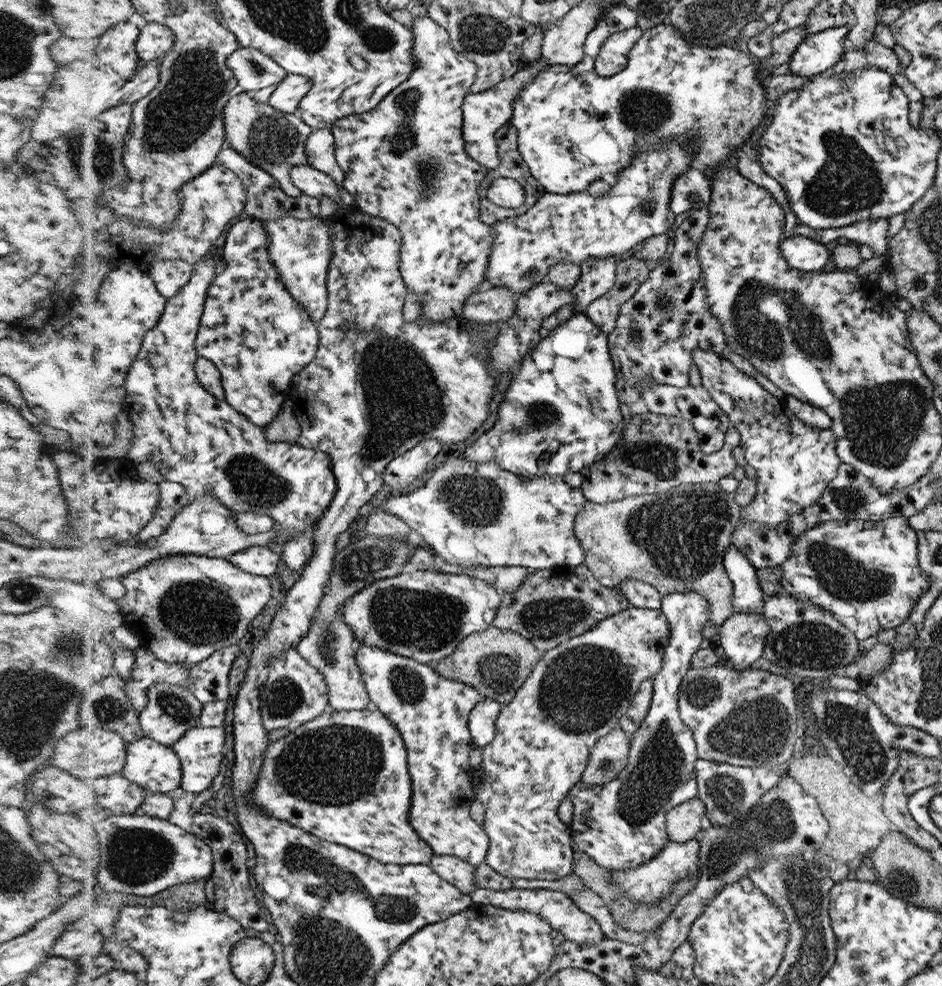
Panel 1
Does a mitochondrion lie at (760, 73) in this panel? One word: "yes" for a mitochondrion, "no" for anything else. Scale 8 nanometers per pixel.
no

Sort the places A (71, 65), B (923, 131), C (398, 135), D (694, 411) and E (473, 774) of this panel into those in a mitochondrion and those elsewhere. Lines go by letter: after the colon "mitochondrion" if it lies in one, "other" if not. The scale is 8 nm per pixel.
A: other
B: other
C: mitochondrion
D: other
E: other

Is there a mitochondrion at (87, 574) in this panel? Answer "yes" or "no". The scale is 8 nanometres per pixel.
no

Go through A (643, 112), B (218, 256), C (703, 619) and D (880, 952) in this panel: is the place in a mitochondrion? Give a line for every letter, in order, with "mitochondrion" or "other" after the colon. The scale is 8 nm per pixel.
A: mitochondrion
B: other
C: other
D: other

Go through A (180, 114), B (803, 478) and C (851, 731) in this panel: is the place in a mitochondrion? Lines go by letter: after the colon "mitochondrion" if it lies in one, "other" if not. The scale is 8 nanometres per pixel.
A: mitochondrion
B: other
C: mitochondrion

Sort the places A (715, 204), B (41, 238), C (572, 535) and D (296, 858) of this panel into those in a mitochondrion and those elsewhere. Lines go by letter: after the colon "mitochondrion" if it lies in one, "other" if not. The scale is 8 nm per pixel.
A: other
B: other
C: other
D: mitochondrion

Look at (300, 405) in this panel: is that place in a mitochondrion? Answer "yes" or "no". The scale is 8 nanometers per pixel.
no

